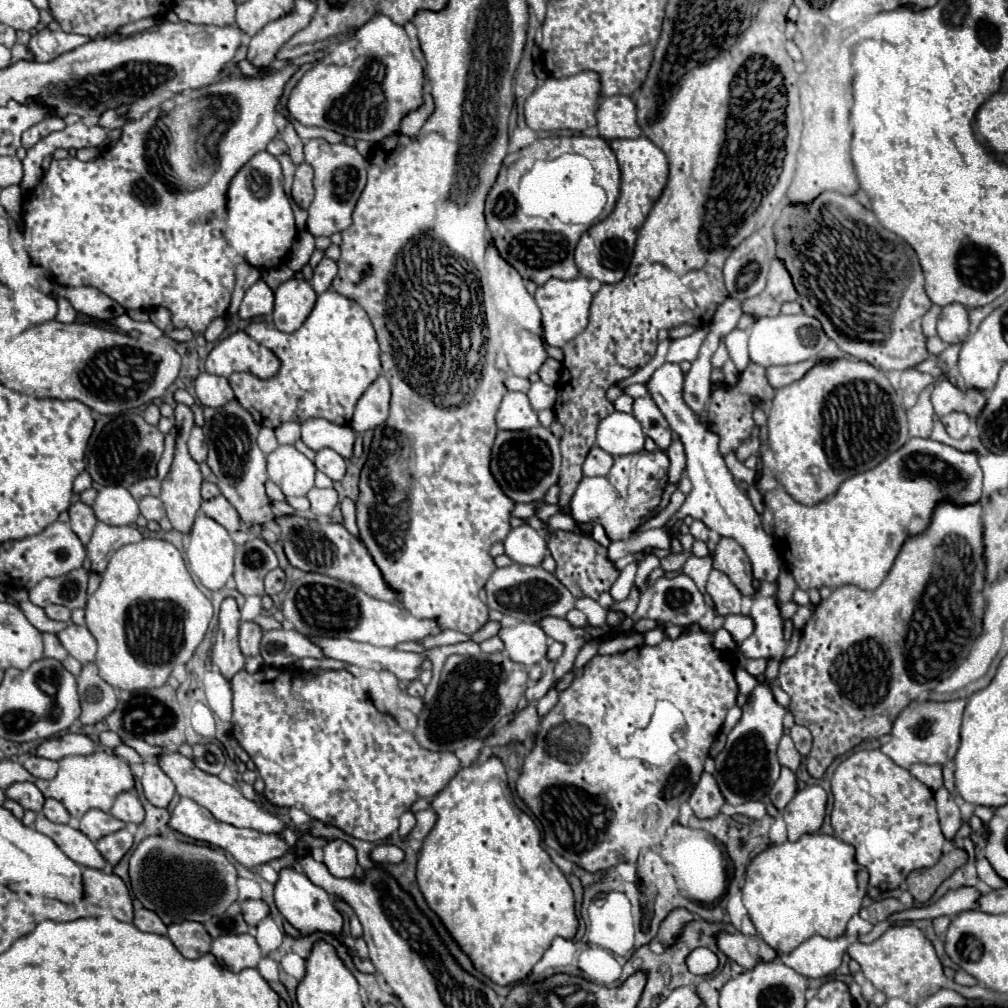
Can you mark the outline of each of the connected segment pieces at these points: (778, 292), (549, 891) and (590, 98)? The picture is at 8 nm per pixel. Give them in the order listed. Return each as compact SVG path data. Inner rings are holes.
M772 258L766 290L760 296L744 300L742 312L750 314L754 320L758 320L760 316L776 316L780 314L784 302L794 302L794 300L798 300L798 292L792 284L790 272L786 270L780 258Z
M492 756L480 766L462 768L432 800L432 808L438 814L438 820L422 844L416 866L416 882L426 904L472 960L474 968L486 978L500 986L512 986L526 980L554 938L572 940L576 936L578 918L570 882L540 848L540 832L532 818L514 804L506 770L498 758Z
M580 72L570 78L548 78L524 104L526 124L532 130L576 130L596 128L596 104L600 104L600 76L596 72Z

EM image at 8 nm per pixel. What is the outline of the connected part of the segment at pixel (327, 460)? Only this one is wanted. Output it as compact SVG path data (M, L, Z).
M324 448L324 450L316 452L314 464L320 472L324 472L332 480L342 480L344 474L346 474L344 458L340 454L336 454L334 450L330 450L330 448Z

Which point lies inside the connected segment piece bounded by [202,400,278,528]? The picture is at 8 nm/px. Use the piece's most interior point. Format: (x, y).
(233, 455)

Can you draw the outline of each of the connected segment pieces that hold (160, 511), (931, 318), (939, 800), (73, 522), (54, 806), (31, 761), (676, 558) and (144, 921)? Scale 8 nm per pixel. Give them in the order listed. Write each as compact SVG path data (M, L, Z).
M144 496L140 500L140 514L146 520L156 520L156 522L160 522L166 516L164 514L164 506L162 506L162 500L156 498L156 496Z
M932 306L932 308L924 314L924 318L922 318L922 330L924 330L924 334L926 334L928 338L936 336L936 318L938 318L940 310L942 310L940 306Z
M946 788L936 790L934 798L936 798L936 806L938 806L938 816L940 816L942 832L944 832L946 840L952 840L956 830L962 826L960 810L958 810L958 806L954 802L954 796Z
M74 502L74 504L70 506L68 514L70 514L70 526L72 526L72 530L78 534L78 538L80 538L84 544L88 544L88 540L90 540L90 536L92 536L92 530L94 530L94 526L96 526L96 522L98 522L96 516L94 516L94 512L92 512L92 508L90 508L88 504Z
M52 798L46 800L46 804L44 804L44 808L42 808L42 814L44 814L48 820L58 822L58 824L68 824L68 822L70 822L68 810L66 810L58 800L52 800Z
M28 756L28 760L24 762L24 768L36 776L36 778L44 778L50 780L56 776L58 772L58 762L54 760L46 760L46 758L38 758L38 756Z
M684 546L684 550L680 552L680 554L670 554L670 556L664 556L660 562L662 562L662 568L666 570L666 572L676 572L676 570L680 570L682 568L682 564L686 562L686 558L690 556L690 550L688 550L688 546Z
M144 908L136 910L136 914L134 914L134 926L138 930L142 930L142 932L154 932L154 934L160 934L160 936L168 934L166 924L154 912L148 912Z

